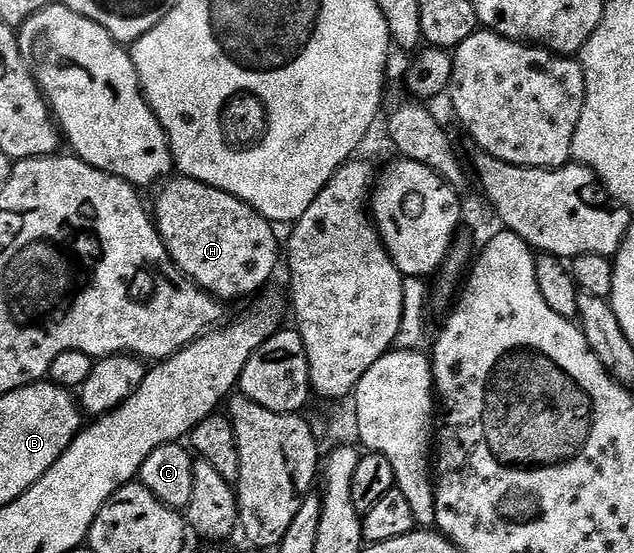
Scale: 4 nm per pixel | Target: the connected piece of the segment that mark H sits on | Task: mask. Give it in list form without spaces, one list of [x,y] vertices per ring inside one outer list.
[[[167,176],[157,189],[154,209],[152,205],[152,220],[158,227],[158,234],[162,236],[168,255],[185,277],[190,278],[211,297],[217,297],[226,303],[232,297],[244,297],[269,283],[278,261],[280,265],[280,241],[278,245],[278,237],[274,234],[275,226],[271,222],[265,221],[257,211],[248,207],[248,203],[191,177]]]

